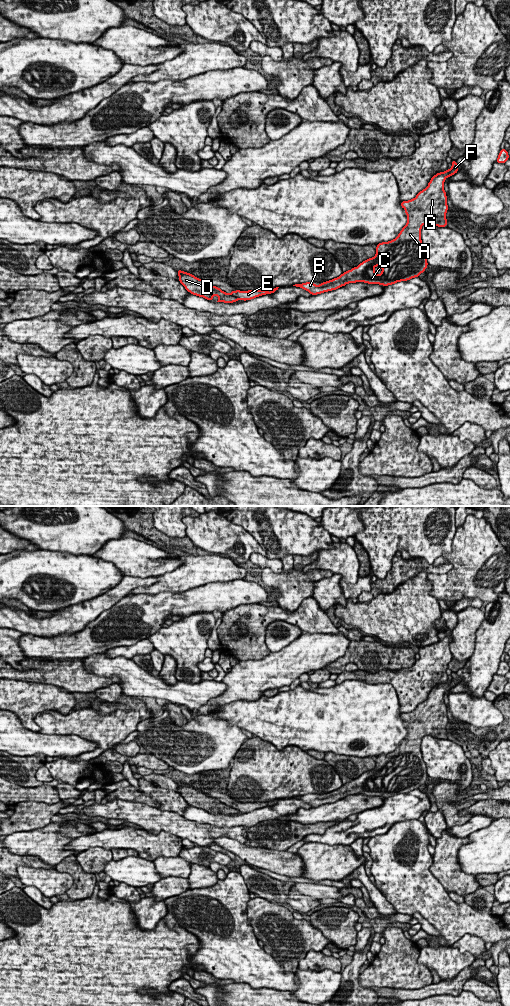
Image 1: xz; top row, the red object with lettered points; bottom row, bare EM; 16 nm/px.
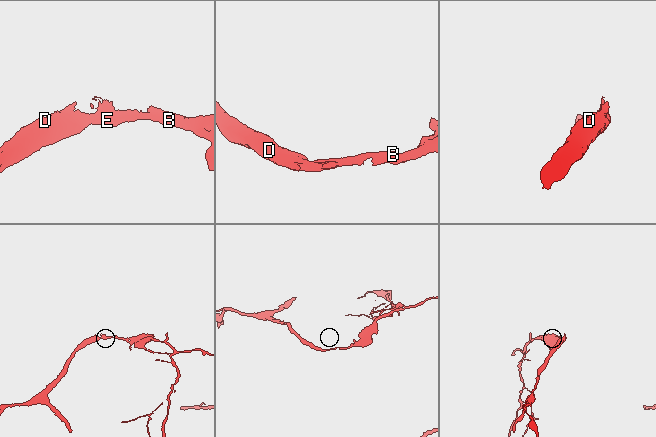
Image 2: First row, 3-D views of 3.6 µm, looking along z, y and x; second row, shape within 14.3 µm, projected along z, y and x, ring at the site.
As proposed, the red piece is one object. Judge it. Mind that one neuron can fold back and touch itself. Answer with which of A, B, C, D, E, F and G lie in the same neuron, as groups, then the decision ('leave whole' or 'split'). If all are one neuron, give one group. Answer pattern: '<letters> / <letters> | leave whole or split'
A B C E F G / D | split

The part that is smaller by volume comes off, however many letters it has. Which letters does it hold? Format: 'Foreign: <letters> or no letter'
Foreign: D

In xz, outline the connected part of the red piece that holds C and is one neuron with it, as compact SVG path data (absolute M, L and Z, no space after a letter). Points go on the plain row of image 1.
M452 672L451 675L450 681L435 686L428 698L415 710L400 715L400 718L405 721L407 736L395 751L377 756L374 769L343 784L339 789L319 797L306 794L293 798L302 800L311 807L318 807L336 802L349 795L364 794L389 798L419 789L428 778L421 752L422 738L432 736L447 739L448 717L444 694L447 689L458 684L456 672Z

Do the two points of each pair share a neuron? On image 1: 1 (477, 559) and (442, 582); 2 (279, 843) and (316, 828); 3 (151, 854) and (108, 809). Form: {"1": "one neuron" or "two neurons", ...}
{"1": "one neuron", "2": "one neuron", "3": "two neurons"}

